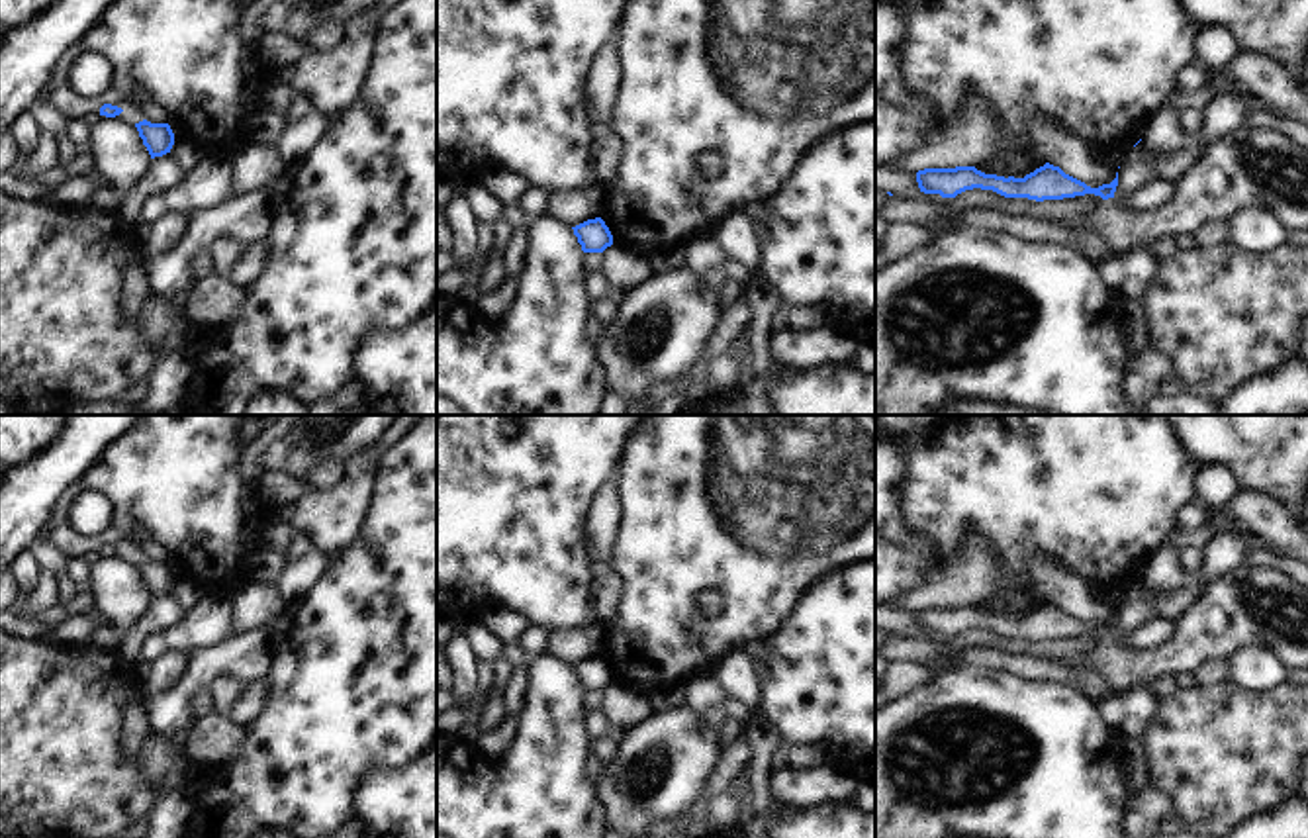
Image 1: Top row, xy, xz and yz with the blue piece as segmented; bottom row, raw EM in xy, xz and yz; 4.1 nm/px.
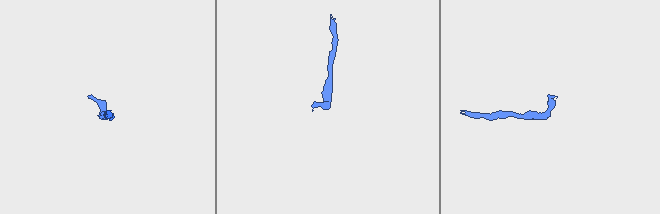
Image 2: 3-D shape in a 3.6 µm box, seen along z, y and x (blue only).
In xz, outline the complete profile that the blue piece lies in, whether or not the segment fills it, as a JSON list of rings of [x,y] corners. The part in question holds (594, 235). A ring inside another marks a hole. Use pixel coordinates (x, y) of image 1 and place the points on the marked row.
[[[601,217],[587,219],[572,229],[584,253],[603,253],[613,245],[613,235]]]

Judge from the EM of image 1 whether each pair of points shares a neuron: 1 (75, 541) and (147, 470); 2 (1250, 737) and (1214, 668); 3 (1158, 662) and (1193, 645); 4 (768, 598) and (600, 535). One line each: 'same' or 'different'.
1: same
2: different
3: same
4: different

